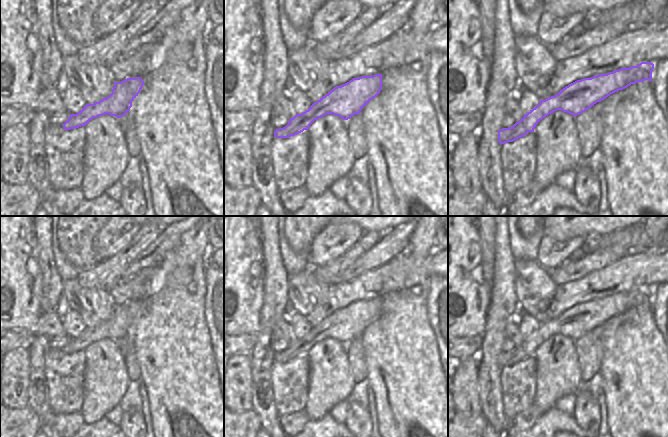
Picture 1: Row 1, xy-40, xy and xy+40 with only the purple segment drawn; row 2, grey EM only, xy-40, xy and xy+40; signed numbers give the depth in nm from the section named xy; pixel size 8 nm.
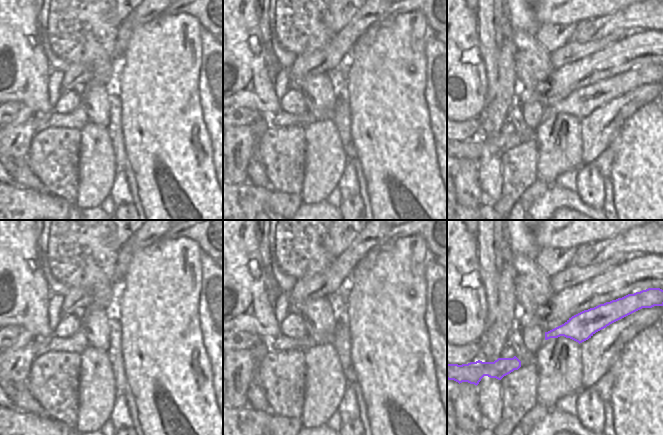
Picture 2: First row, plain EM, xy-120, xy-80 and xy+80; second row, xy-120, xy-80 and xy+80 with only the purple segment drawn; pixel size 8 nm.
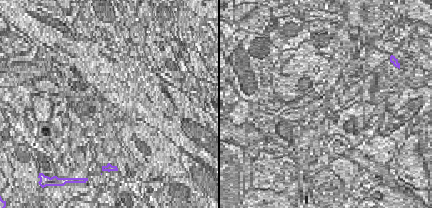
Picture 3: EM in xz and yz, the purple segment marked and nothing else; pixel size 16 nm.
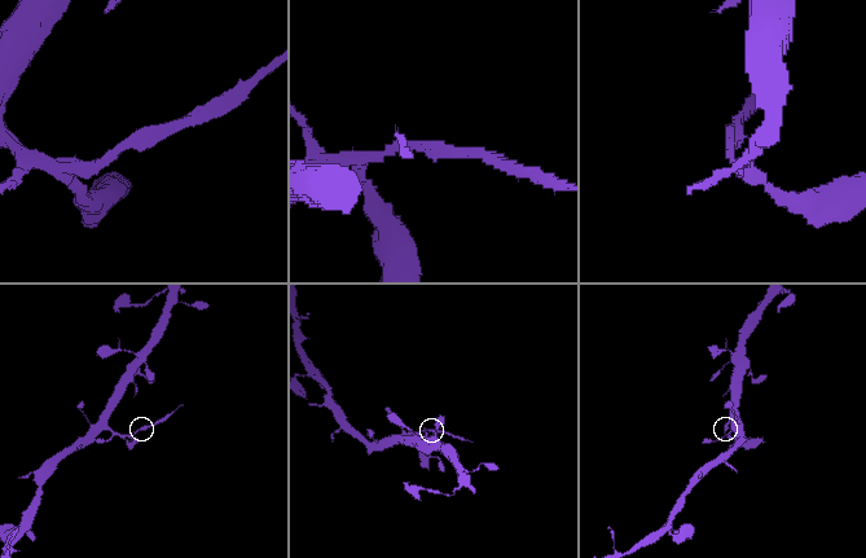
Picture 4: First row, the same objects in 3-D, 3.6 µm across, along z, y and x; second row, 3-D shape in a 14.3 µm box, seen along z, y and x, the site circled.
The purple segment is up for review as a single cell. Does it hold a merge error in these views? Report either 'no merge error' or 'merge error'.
merge error

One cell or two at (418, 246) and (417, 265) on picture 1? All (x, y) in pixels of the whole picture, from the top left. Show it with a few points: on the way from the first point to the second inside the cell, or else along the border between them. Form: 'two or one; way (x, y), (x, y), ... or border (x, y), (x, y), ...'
two; border (431, 251), (424, 257), (407, 257), (401, 254)

